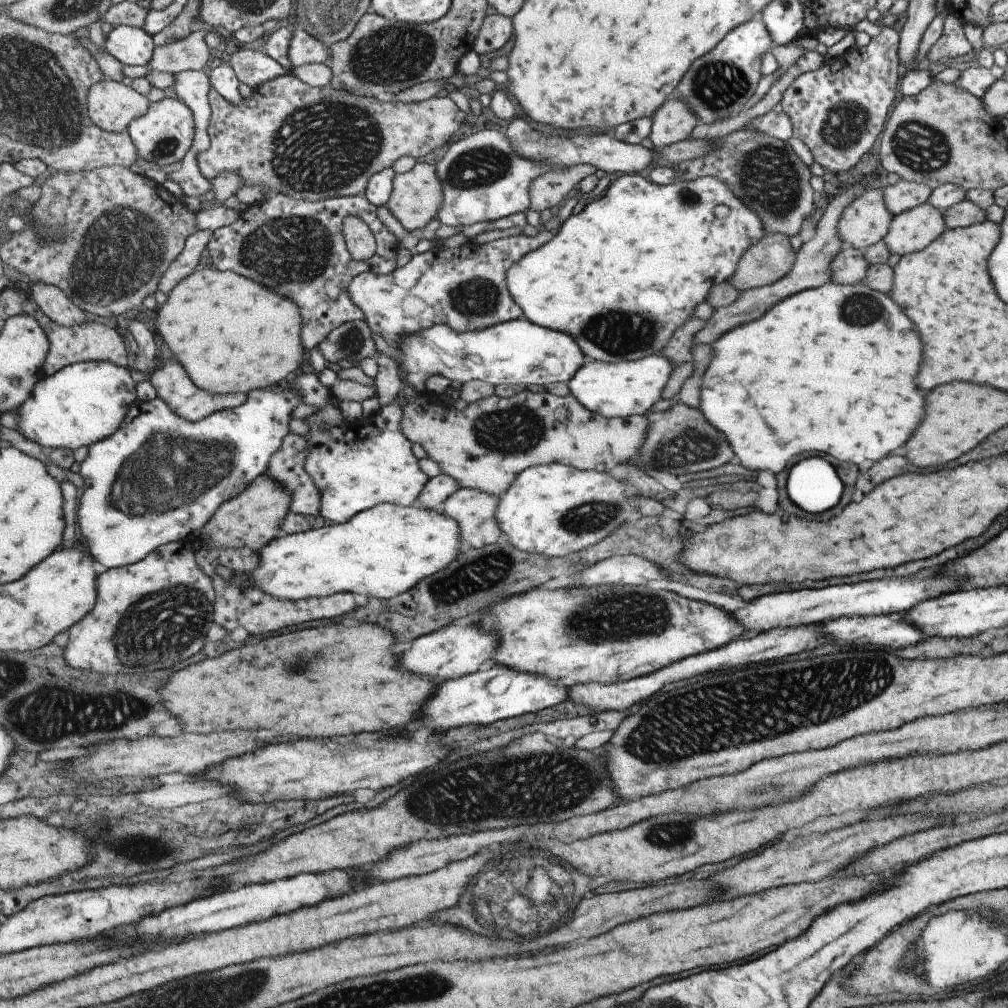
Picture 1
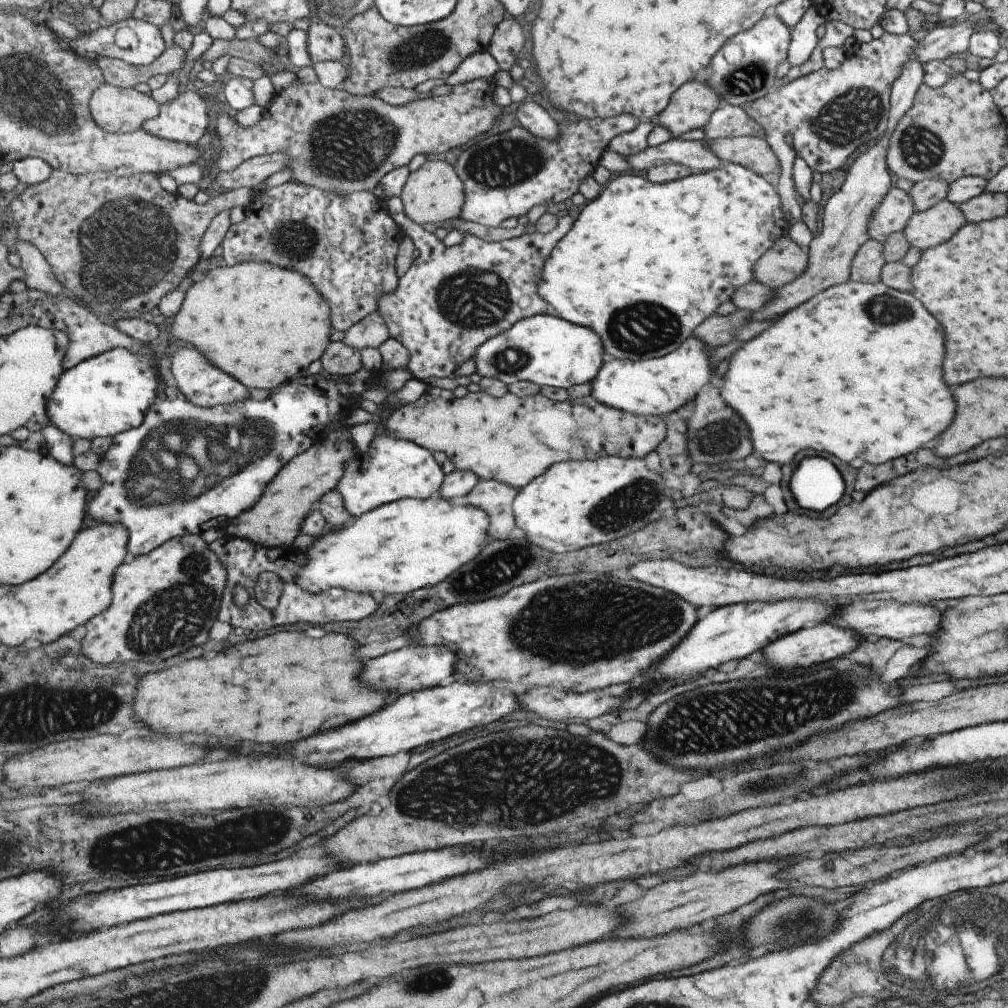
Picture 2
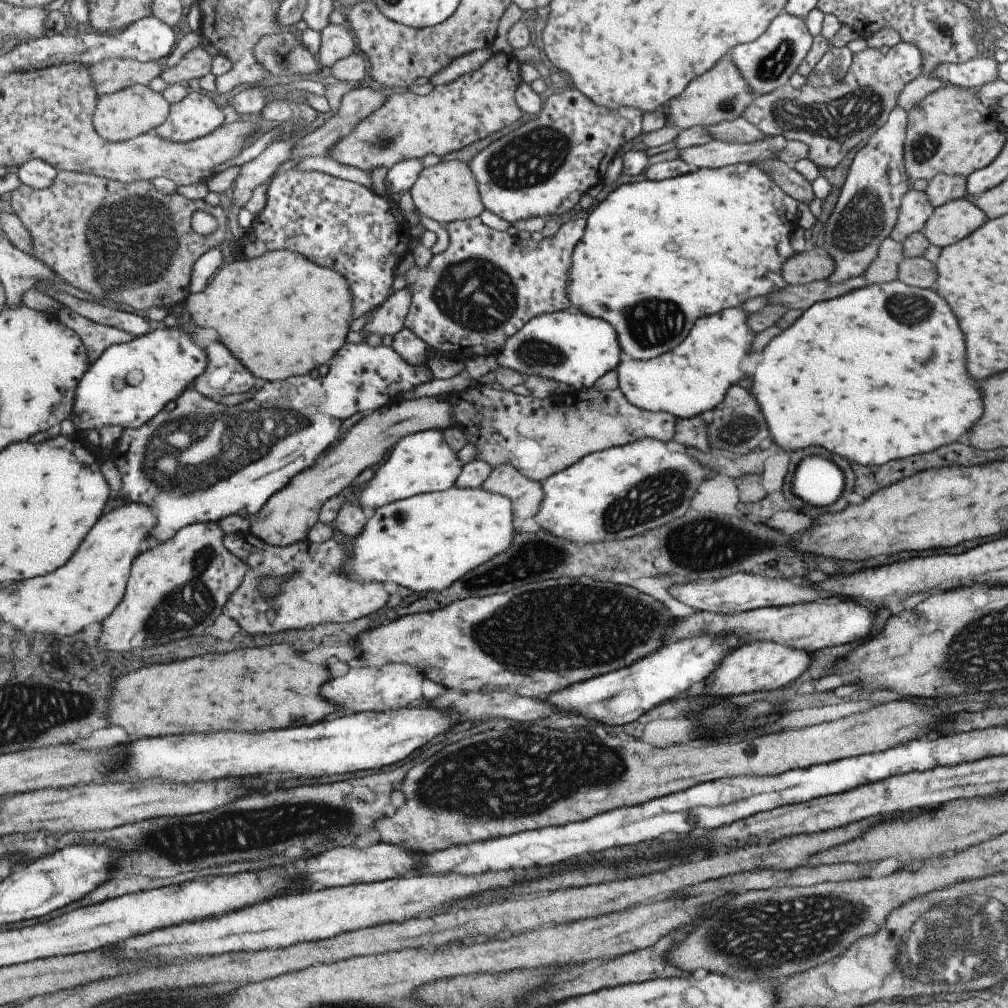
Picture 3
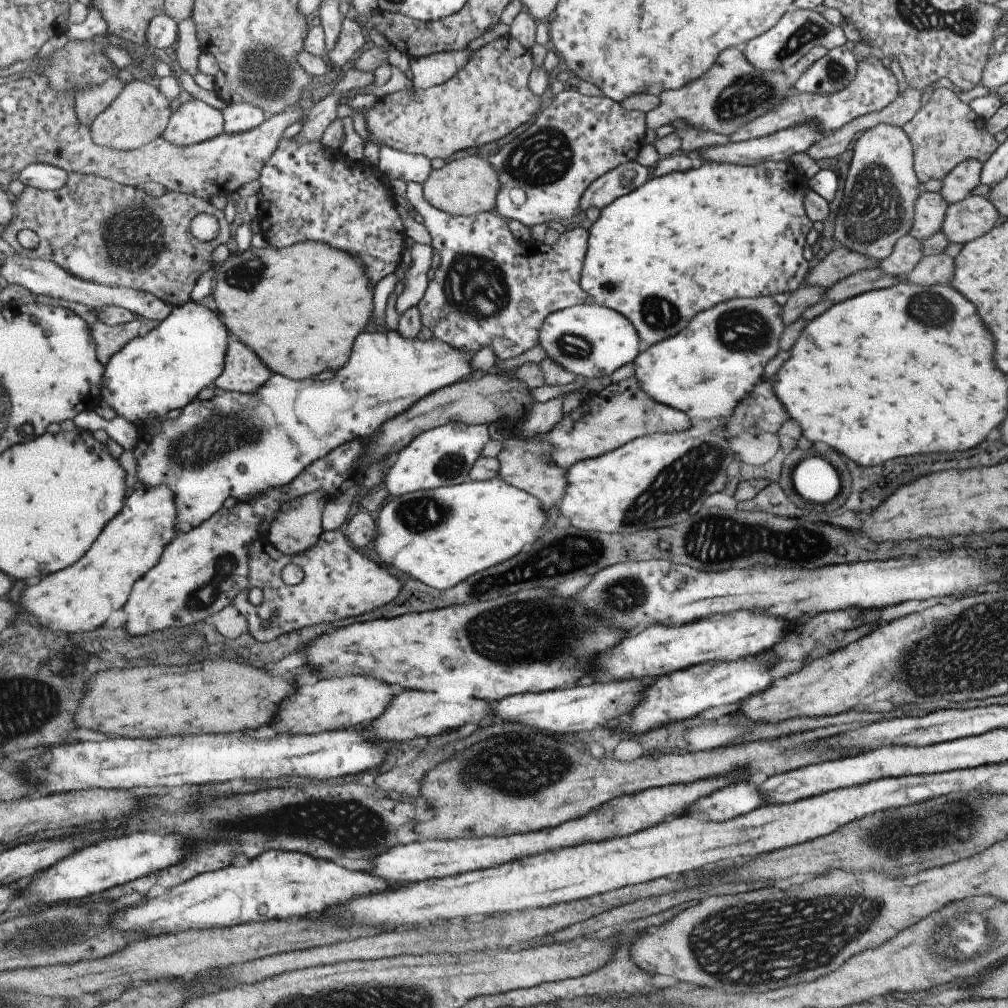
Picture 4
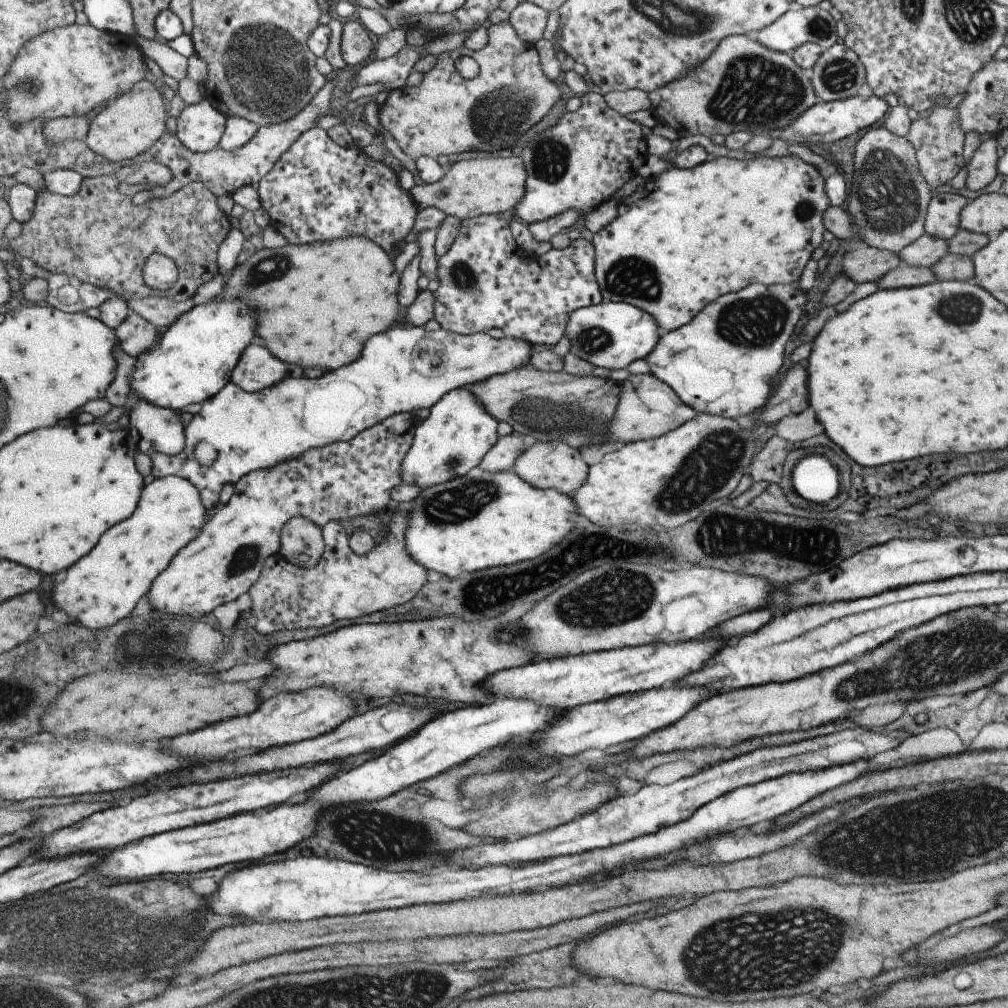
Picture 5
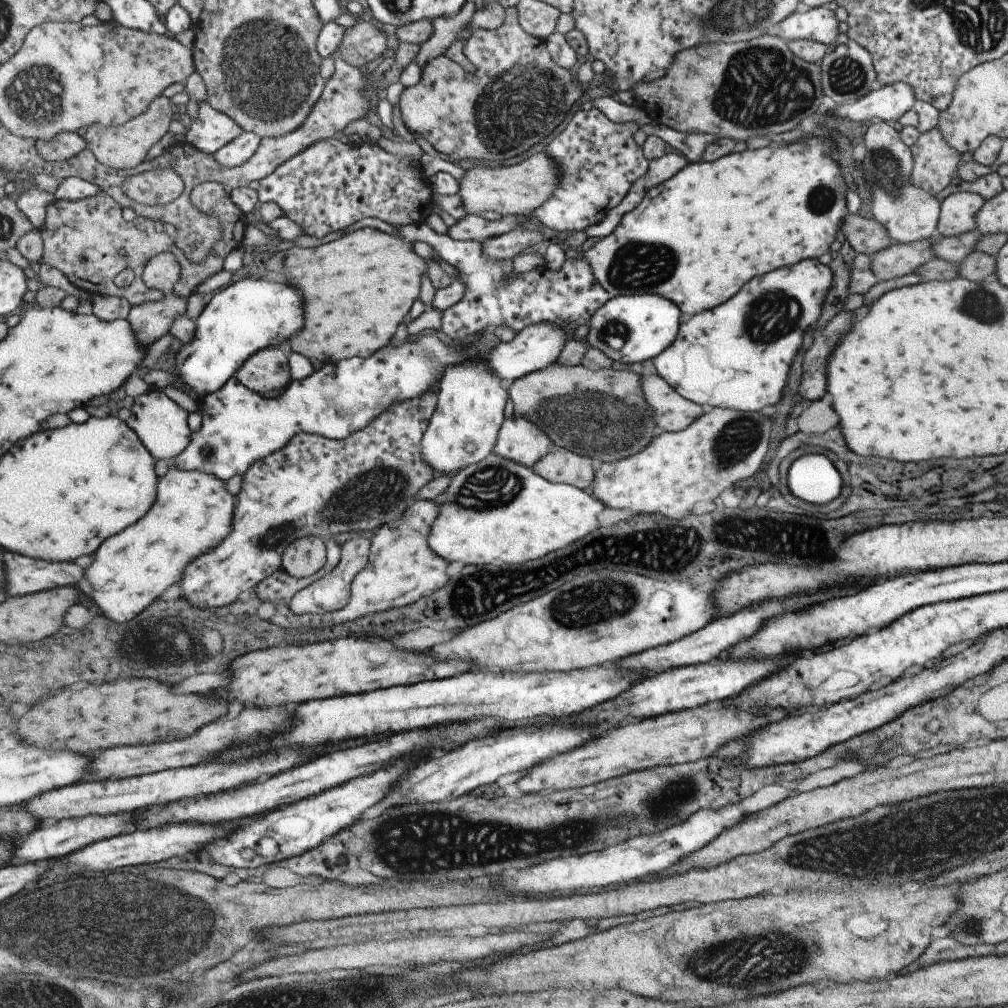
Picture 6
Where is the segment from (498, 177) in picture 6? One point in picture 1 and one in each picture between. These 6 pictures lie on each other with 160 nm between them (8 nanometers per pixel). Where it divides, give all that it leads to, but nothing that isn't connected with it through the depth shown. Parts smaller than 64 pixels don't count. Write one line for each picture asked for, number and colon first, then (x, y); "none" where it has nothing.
1: (418, 197)
2: (434, 192)
3: (449, 191)
4: (469, 186)
5: (484, 186)

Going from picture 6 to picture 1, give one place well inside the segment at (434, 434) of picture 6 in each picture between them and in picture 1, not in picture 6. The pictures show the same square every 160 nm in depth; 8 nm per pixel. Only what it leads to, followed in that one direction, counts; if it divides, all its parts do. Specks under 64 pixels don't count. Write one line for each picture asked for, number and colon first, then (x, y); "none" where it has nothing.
1: (356, 466)
2: (393, 469)
3: (424, 462)
4: (444, 456)
5: (459, 432)

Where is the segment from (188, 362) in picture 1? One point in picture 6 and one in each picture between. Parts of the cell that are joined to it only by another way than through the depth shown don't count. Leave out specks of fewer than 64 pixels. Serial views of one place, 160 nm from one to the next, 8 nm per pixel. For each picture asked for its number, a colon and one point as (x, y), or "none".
2: (266, 324)
3: (282, 314)
4: (303, 307)
5: (324, 300)
6: (360, 288)

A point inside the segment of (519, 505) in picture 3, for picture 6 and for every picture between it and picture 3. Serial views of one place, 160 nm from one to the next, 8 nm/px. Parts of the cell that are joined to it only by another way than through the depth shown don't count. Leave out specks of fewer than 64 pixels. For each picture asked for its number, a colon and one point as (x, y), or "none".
4: (526, 464)
5: (546, 464)
6: (560, 465)

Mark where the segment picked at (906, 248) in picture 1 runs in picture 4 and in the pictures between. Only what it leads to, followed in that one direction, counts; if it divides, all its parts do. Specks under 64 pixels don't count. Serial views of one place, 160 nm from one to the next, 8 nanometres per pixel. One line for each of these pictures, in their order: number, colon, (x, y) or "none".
2: (925, 229)
3: (954, 220)
4: (967, 219)

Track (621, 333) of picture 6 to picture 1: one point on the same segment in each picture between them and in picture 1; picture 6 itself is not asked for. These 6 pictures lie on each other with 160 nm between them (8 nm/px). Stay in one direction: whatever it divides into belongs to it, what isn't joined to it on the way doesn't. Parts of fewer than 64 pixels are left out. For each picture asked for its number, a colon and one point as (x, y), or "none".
1: (518, 352)
2: (545, 349)
3: (573, 348)
4: (589, 340)
5: (611, 335)

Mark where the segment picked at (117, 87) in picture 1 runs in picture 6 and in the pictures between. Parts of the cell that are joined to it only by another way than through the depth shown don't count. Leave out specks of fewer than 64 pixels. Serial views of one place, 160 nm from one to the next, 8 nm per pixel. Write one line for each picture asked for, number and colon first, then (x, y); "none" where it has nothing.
2: (119, 110)
3: (130, 113)
4: (140, 114)
5: (130, 126)
6: (124, 147)

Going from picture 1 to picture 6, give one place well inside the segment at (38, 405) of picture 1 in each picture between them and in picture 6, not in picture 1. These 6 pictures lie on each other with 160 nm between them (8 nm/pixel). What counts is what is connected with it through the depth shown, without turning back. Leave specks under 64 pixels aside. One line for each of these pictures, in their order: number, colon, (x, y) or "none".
2: (111, 393)
3: (131, 383)
4: (166, 369)
5: (197, 356)
6: (249, 315)

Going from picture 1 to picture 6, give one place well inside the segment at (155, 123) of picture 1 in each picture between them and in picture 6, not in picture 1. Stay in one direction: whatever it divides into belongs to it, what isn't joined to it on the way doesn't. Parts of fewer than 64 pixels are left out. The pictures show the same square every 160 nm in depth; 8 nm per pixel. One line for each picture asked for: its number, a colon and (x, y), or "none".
2: (186, 119)
3: (198, 115)
4: (195, 122)
5: (201, 127)
6: (212, 129)

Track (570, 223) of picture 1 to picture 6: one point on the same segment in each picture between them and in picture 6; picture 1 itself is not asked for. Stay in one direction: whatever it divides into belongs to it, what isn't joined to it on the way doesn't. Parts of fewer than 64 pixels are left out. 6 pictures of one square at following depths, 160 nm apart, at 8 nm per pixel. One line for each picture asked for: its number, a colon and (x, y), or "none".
2: (644, 262)
3: (655, 255)
4: (681, 242)
5: (690, 235)
6: (696, 238)

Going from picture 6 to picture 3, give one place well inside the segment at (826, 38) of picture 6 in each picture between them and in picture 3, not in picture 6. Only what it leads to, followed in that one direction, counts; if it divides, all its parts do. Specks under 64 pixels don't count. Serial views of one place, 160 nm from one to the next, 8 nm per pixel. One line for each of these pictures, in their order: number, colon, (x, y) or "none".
3: (766, 63)
4: (797, 31)
5: (808, 24)

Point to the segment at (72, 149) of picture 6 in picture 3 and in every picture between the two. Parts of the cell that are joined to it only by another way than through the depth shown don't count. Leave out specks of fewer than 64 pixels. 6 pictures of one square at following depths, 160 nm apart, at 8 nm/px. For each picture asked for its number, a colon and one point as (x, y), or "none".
3: (110, 76)
4: (89, 104)
5: (65, 129)

